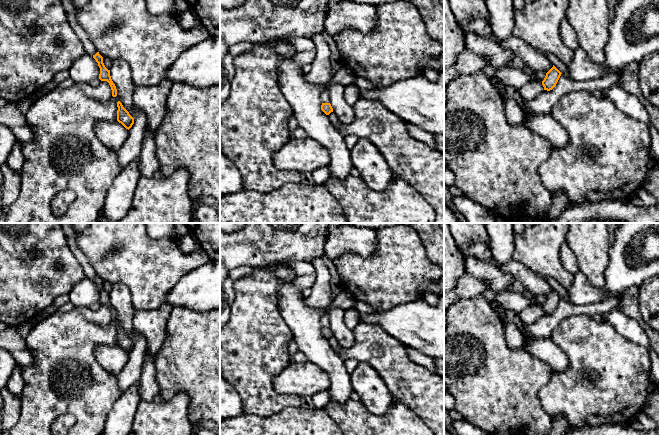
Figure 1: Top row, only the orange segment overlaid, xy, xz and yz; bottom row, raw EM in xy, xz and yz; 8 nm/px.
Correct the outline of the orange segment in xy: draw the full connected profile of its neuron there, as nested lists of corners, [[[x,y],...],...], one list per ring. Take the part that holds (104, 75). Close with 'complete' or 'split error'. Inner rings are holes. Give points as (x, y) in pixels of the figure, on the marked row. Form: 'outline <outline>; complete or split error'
outline [[[61,0],[61,2],[62,2],[65,13],[67,15],[67,19],[68,19],[72,29],[75,31],[76,35],[79,37],[80,41],[82,42],[82,44],[84,46],[85,53],[92,56],[98,63],[98,66],[100,68],[99,79],[101,81],[107,81],[109,83],[111,90],[112,90],[112,96],[116,97],[117,89],[111,79],[110,70],[108,70],[105,67],[105,65],[103,63],[103,57],[96,50],[93,43],[89,39],[86,31],[79,24],[79,22],[77,20],[77,11],[78,11],[79,7],[76,7],[72,0]]]; split error

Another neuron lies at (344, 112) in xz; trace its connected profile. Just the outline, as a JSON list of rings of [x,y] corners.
[[[333,84],[330,89],[330,104],[341,123],[349,124],[354,120],[354,111],[344,98],[344,86]]]

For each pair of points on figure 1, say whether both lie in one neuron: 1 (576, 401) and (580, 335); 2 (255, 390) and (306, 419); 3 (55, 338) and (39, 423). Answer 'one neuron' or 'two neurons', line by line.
1: one neuron
2: two neurons
3: one neuron

